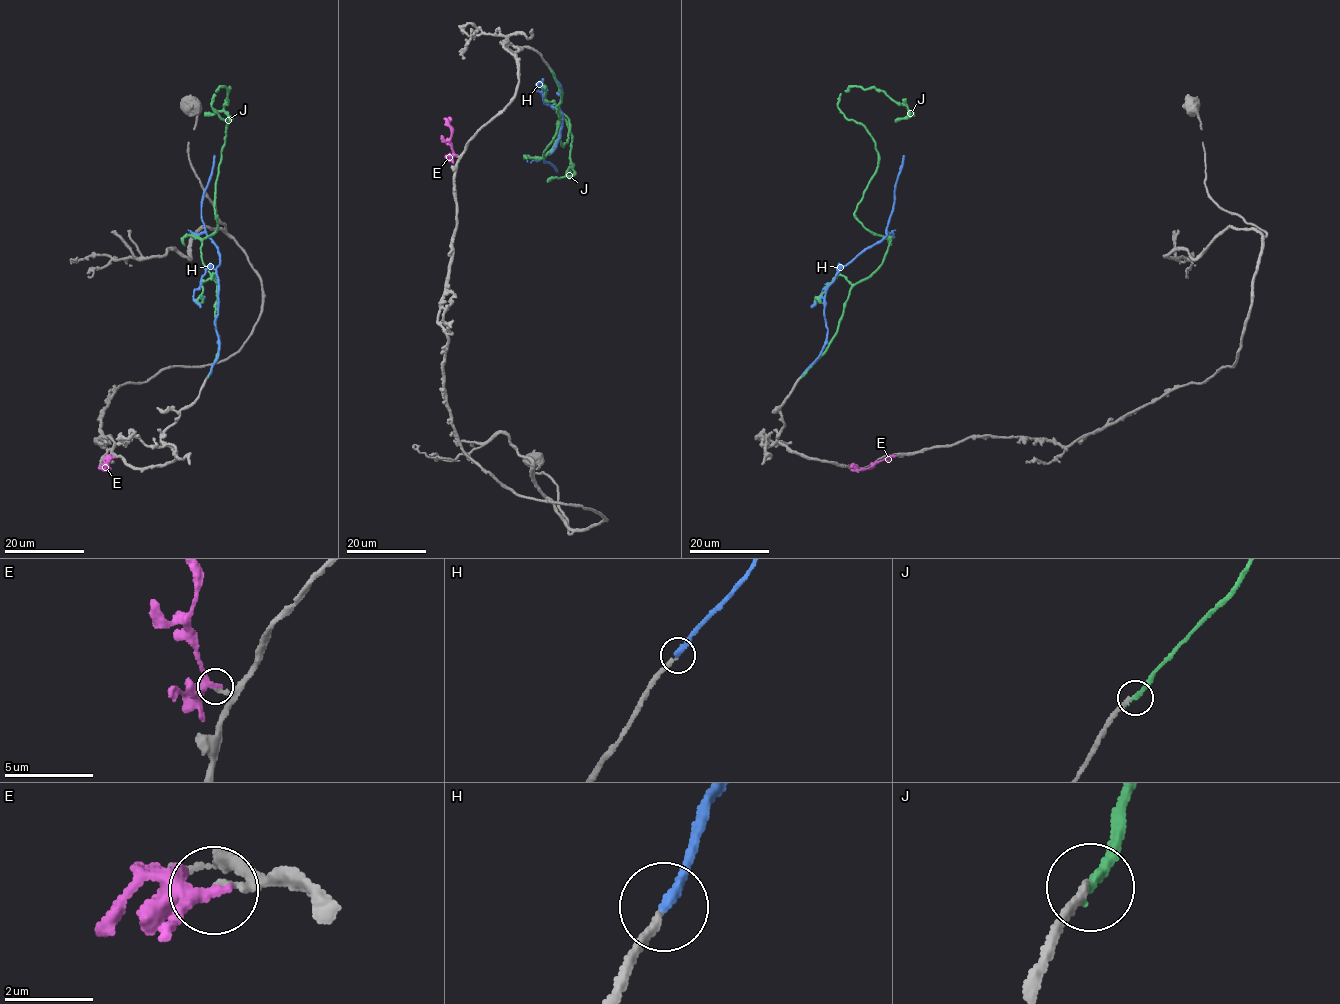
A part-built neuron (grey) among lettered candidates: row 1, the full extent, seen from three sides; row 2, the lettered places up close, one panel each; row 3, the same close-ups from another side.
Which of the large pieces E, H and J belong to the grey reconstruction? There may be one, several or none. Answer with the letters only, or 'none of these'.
E, H

